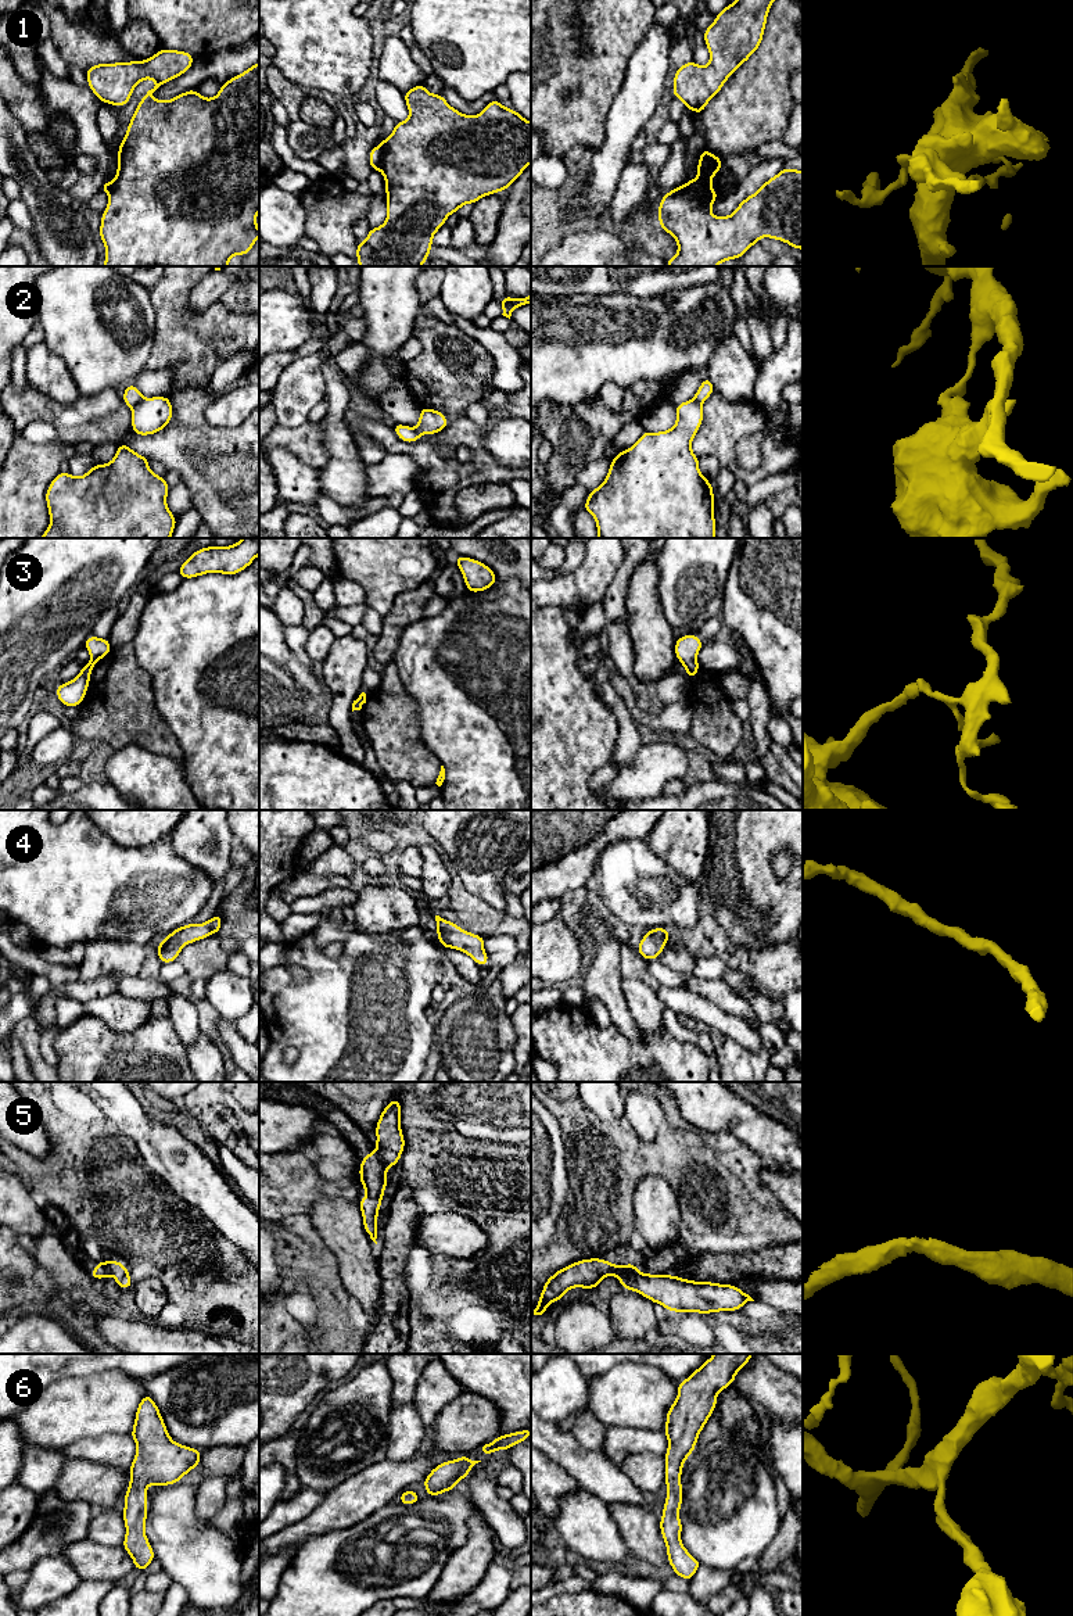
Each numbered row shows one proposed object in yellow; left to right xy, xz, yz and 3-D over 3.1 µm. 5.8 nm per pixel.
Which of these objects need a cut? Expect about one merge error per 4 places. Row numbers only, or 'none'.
1, 2, 5

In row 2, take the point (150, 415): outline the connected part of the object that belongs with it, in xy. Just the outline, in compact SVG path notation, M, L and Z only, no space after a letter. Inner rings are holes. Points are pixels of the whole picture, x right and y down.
M169 397L143 398L132 406L132 430L139 436L155 434L171 423L172 413Z

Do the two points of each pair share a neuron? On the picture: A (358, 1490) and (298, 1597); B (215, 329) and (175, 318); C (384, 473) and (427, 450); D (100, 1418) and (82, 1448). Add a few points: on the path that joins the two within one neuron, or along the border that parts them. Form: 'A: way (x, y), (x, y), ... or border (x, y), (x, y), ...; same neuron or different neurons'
A: border (366, 1516), (351, 1526), (316, 1534), (305, 1541); different neurons
B: way (205, 329), (185, 328); same neuron
C: border (387, 454), (406, 454), (415, 462), (416, 488); different neurons
D: border (121, 1433), (76, 1439), (60, 1450); different neurons

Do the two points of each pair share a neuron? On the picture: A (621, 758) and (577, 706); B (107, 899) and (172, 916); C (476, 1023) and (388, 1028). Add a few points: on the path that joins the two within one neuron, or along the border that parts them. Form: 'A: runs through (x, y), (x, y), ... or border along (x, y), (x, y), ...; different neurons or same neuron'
A: border along (614, 716), (617, 737), (610, 762); different neurons
B: runs through (124, 902), (155, 902); same neuron
C: border along (433, 1027), (434, 1049); different neurons

